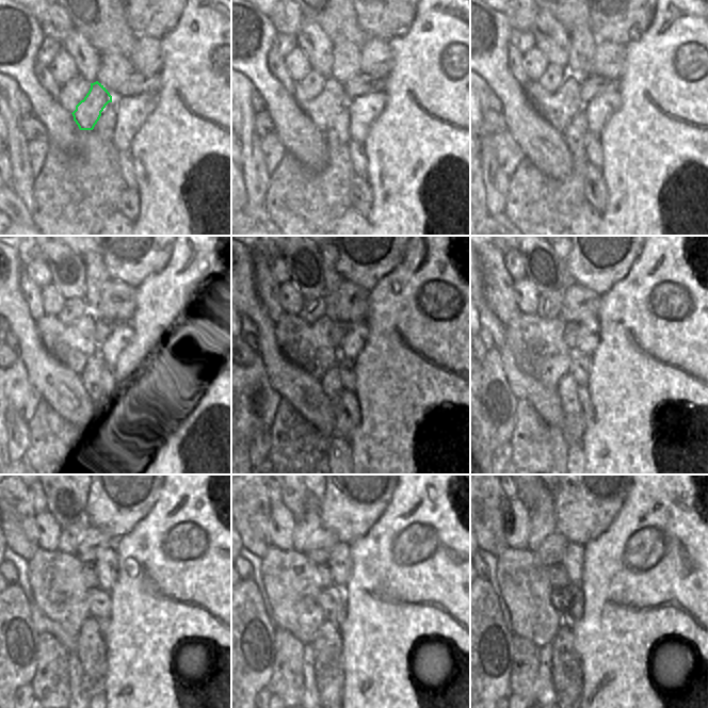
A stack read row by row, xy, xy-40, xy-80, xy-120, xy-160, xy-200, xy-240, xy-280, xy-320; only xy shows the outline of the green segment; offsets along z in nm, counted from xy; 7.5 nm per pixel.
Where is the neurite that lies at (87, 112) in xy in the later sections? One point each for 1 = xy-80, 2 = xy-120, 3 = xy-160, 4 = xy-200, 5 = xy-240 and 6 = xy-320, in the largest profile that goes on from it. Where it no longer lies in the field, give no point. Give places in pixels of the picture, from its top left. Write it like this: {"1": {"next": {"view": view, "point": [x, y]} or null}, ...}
{"1": {"next": {"view": "xy-80", "point": [558, 107]}}, "2": {"next": {"view": "xy-120", "point": [73, 346]}}, "3": {"next": {"view": "xy-160", "point": [307, 344]}}, "4": {"next": {"view": "xy-200", "point": [537, 344]}}, "5": {"next": {"view": "xy-240", "point": [55, 579]}}, "6": {"next": {"view": "xy-320", "point": [524, 582]}}}

